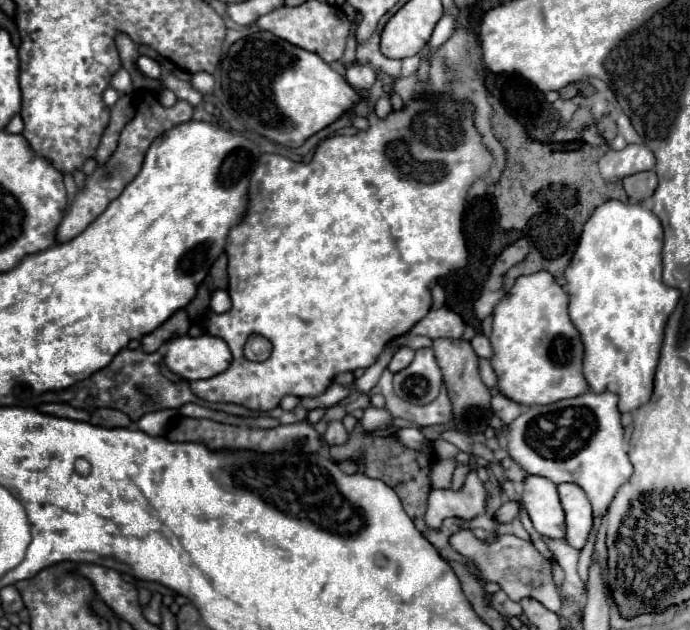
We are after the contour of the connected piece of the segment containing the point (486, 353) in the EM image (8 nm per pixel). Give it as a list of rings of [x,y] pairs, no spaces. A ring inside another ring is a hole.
[[[475,335],[471,339],[471,345],[473,345],[473,349],[475,349],[475,353],[479,357],[483,357],[483,359],[491,359],[493,357],[493,347],[491,347],[491,343],[489,343],[489,339],[485,335]]]

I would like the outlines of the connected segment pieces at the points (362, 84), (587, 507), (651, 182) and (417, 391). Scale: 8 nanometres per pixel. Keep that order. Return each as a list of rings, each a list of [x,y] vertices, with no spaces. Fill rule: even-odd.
[[[349,65],[347,69],[347,81],[349,85],[357,87],[361,93],[371,89],[375,83],[375,71],[369,65]]]
[[[575,483],[559,485],[561,505],[565,509],[565,541],[575,549],[583,549],[593,531],[593,509],[585,491]]]
[[[655,171],[635,173],[635,175],[623,179],[623,187],[631,199],[641,203],[643,199],[649,199],[653,195],[653,191],[657,189],[657,175],[655,175]]]
[[[417,349],[409,367],[395,373],[395,393],[415,405],[431,403],[443,385],[443,375],[437,365],[433,349]]]

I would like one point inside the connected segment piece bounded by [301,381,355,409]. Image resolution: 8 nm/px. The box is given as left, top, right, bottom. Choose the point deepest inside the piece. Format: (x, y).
(334, 393)

